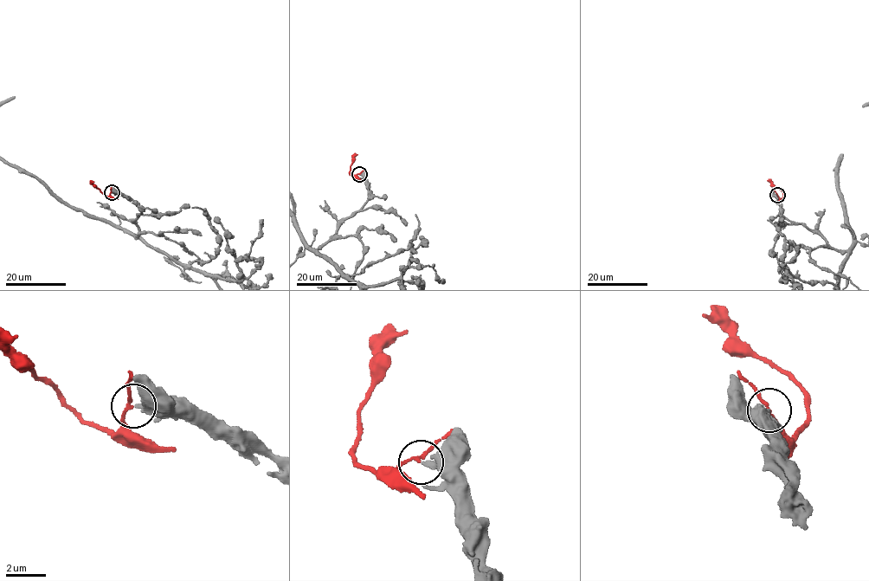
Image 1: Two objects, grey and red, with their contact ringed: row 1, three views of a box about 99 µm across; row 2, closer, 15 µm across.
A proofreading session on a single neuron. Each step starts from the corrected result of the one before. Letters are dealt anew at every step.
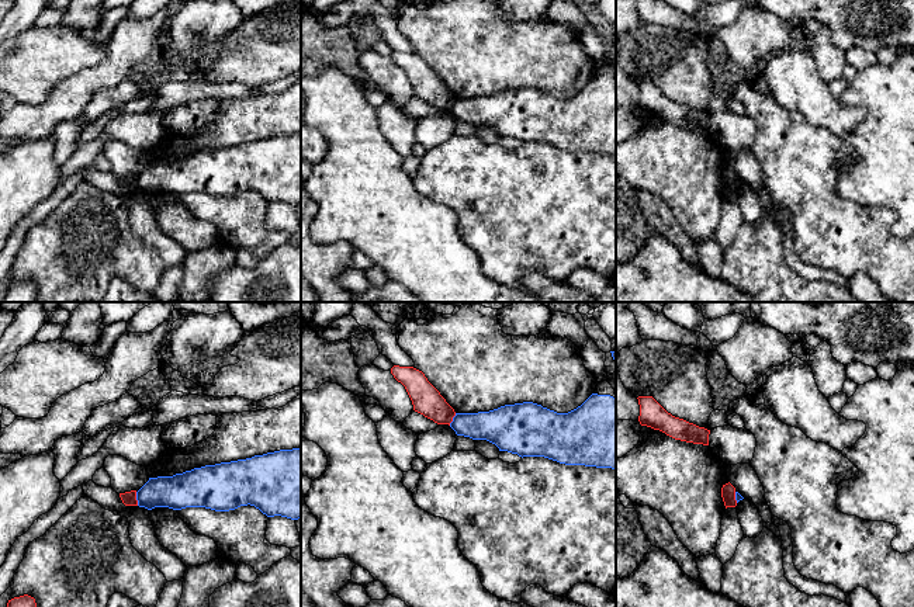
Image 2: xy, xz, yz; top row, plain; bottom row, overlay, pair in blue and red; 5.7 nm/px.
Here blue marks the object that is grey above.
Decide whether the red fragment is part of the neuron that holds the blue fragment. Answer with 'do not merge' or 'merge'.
do not merge

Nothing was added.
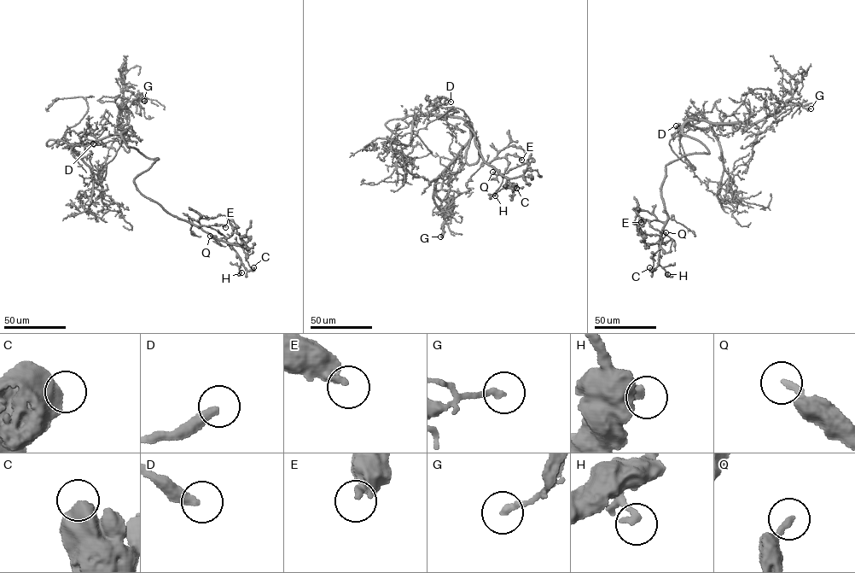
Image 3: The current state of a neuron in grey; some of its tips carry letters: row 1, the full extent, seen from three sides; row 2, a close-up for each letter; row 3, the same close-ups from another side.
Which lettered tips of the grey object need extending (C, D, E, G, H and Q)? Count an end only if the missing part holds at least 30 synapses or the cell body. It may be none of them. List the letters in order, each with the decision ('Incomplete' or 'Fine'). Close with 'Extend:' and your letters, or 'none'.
C: Fine
D: Fine
E: Fine
G: Fine
H: Fine
Q: Fine
Extend: none

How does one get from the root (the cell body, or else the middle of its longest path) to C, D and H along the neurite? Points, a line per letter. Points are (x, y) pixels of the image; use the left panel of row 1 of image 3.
C: (136, 149), (158, 159), (134, 179), (141, 193), (171, 214), (218, 238), (240, 245), (248, 265), (253, 267)
D: (136, 149), (129, 148), (120, 135), (116, 134), (77, 144), (84, 146), (93, 143)
H: (136, 149), (150, 158), (158, 159), (136, 177), (136, 189), (171, 214), (227, 242), (240, 258), (241, 272)

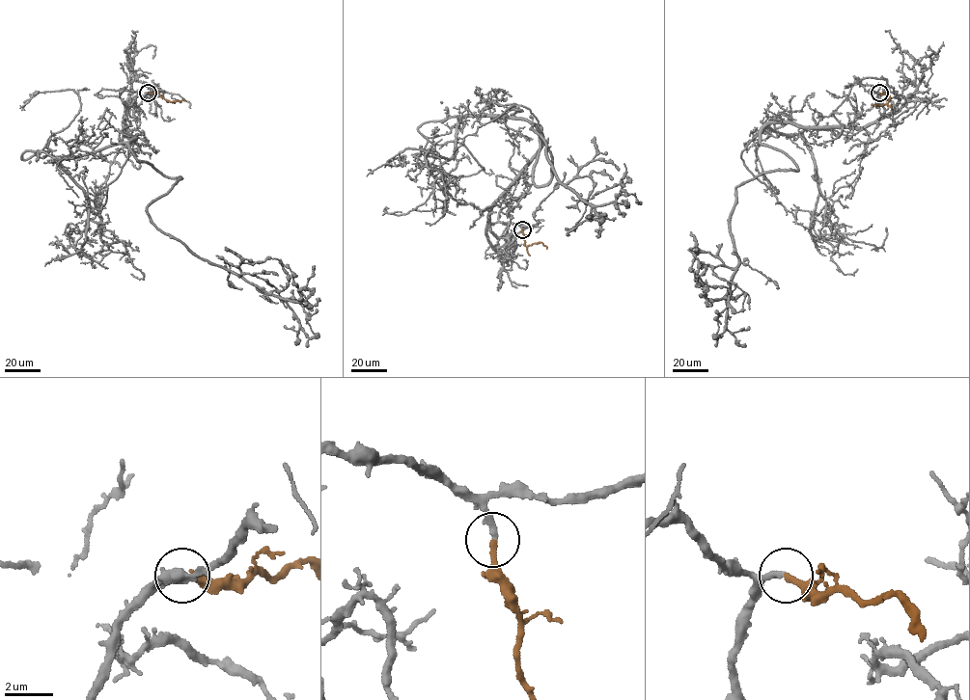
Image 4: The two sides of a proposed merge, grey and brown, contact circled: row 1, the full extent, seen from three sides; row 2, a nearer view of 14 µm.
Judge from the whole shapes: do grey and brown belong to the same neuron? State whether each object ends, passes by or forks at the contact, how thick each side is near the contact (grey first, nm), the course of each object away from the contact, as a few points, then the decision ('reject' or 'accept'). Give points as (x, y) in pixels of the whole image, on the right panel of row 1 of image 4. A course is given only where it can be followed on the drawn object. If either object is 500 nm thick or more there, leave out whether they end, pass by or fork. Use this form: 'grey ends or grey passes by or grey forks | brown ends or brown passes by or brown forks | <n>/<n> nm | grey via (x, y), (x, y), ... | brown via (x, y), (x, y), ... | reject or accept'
grey ends | brown ends | 280/240 nm | grey via (880, 93), (863, 126), (763, 127), (797, 171), (736, 187), (724, 296), (693, 257) | brown via (880, 93), (888, 94), (890, 99), (875, 106) | accept

